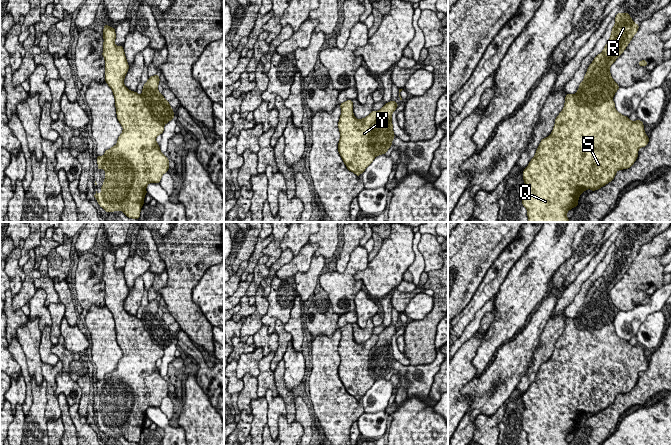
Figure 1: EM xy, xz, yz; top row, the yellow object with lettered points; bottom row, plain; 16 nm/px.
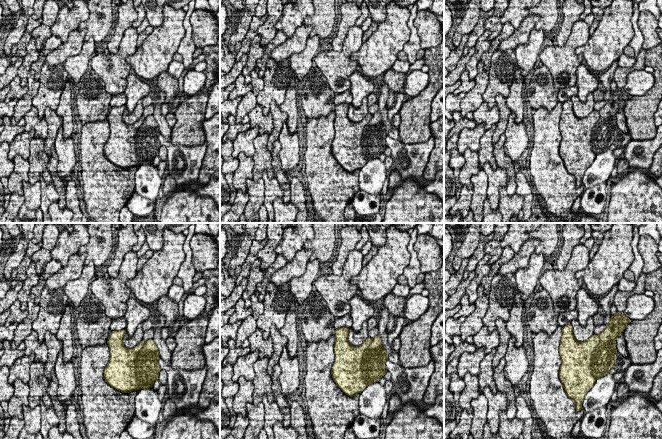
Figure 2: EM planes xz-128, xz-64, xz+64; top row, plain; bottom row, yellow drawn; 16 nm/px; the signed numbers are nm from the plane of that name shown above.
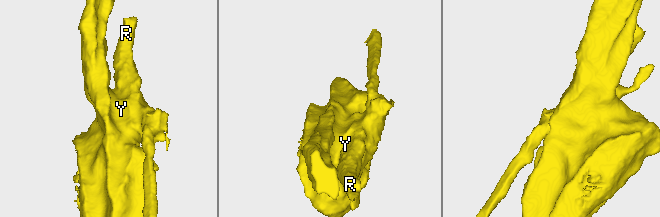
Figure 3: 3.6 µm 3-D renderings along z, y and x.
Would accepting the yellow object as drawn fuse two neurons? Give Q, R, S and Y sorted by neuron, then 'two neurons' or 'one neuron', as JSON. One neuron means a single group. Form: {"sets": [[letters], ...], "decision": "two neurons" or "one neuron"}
{"sets": [["Q", "R", "S", "Y"]], "decision": "one neuron"}

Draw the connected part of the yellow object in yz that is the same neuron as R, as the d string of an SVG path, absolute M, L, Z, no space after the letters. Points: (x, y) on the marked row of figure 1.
M617 13L610 39L588 67L577 93L566 94L564 108L555 119L552 133L541 140L535 156L523 171L522 204L527 209L528 222L569 222L566 214L577 207L582 192L598 190L612 181L616 172L630 168L638 157L638 150L648 145L643 122L633 122L615 109L612 98L620 86L609 71L638 28L630 14Z

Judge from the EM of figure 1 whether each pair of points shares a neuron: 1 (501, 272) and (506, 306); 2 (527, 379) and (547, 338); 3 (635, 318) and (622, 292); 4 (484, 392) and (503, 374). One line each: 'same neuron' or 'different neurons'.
1: different neurons
2: same neuron
3: different neurons
4: same neuron

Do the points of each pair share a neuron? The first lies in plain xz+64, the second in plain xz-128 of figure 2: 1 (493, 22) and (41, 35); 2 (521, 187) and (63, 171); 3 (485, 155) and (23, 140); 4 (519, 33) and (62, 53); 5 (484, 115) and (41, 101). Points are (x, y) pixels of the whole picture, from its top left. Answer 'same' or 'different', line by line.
1: same
2: different
3: different
4: same
5: different

